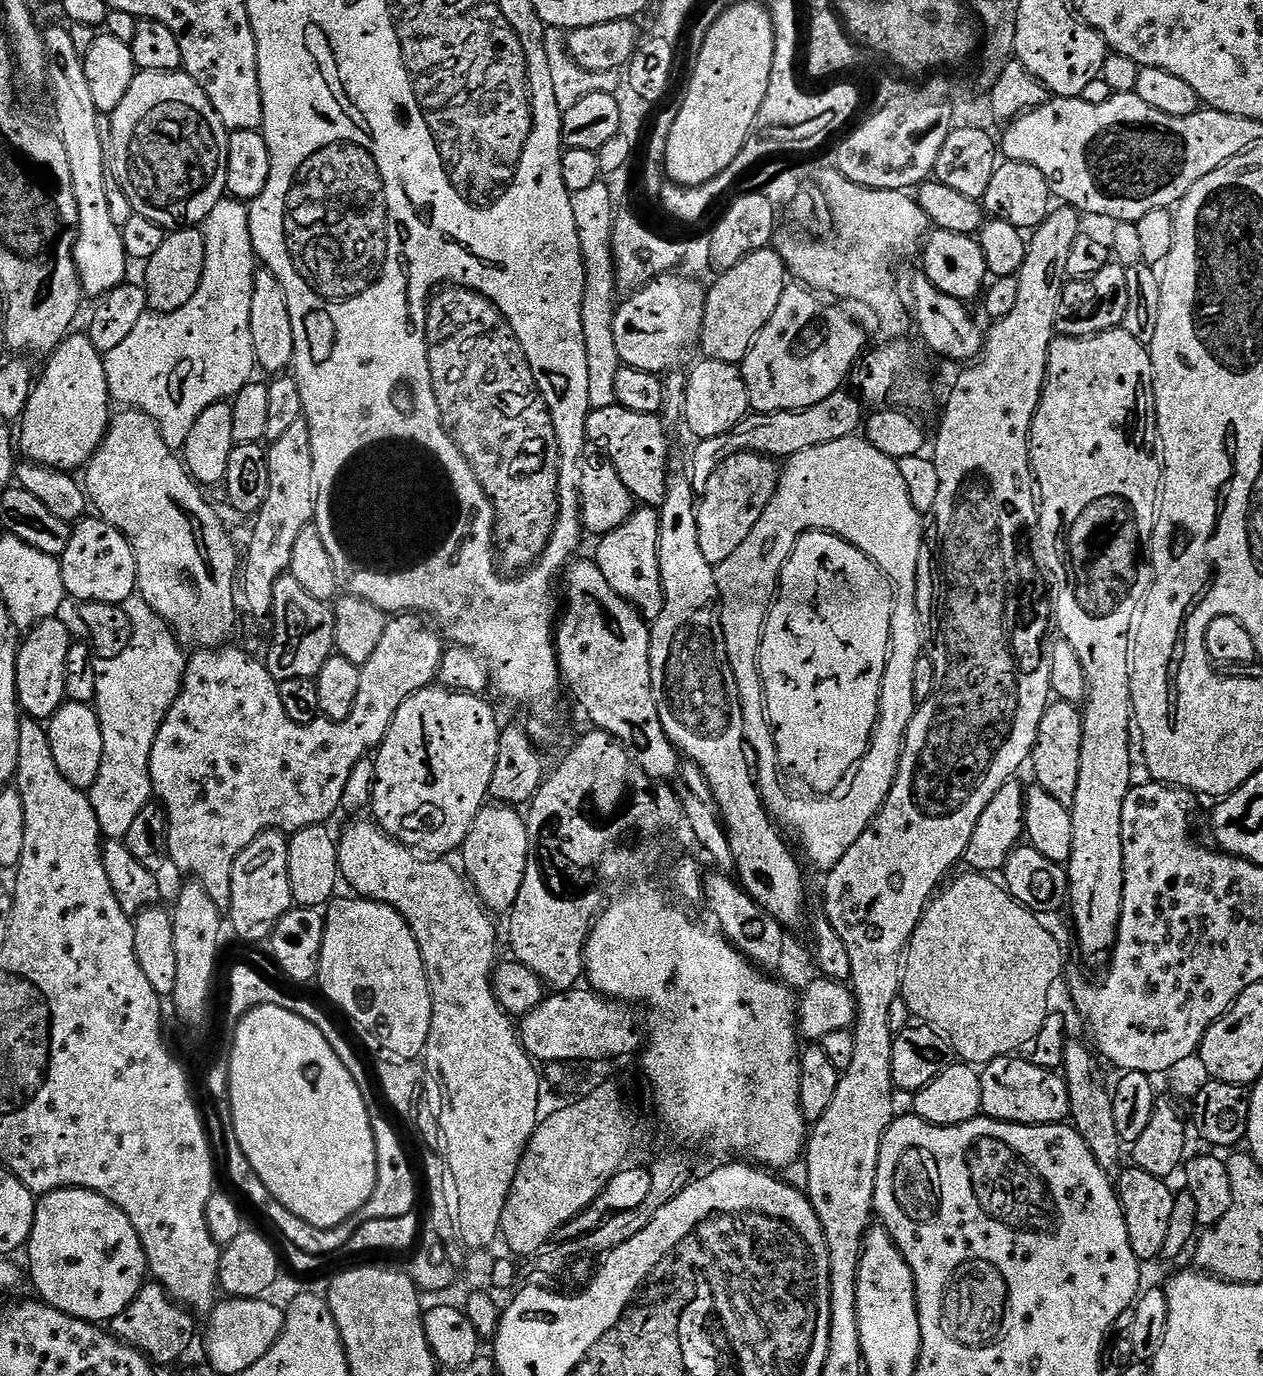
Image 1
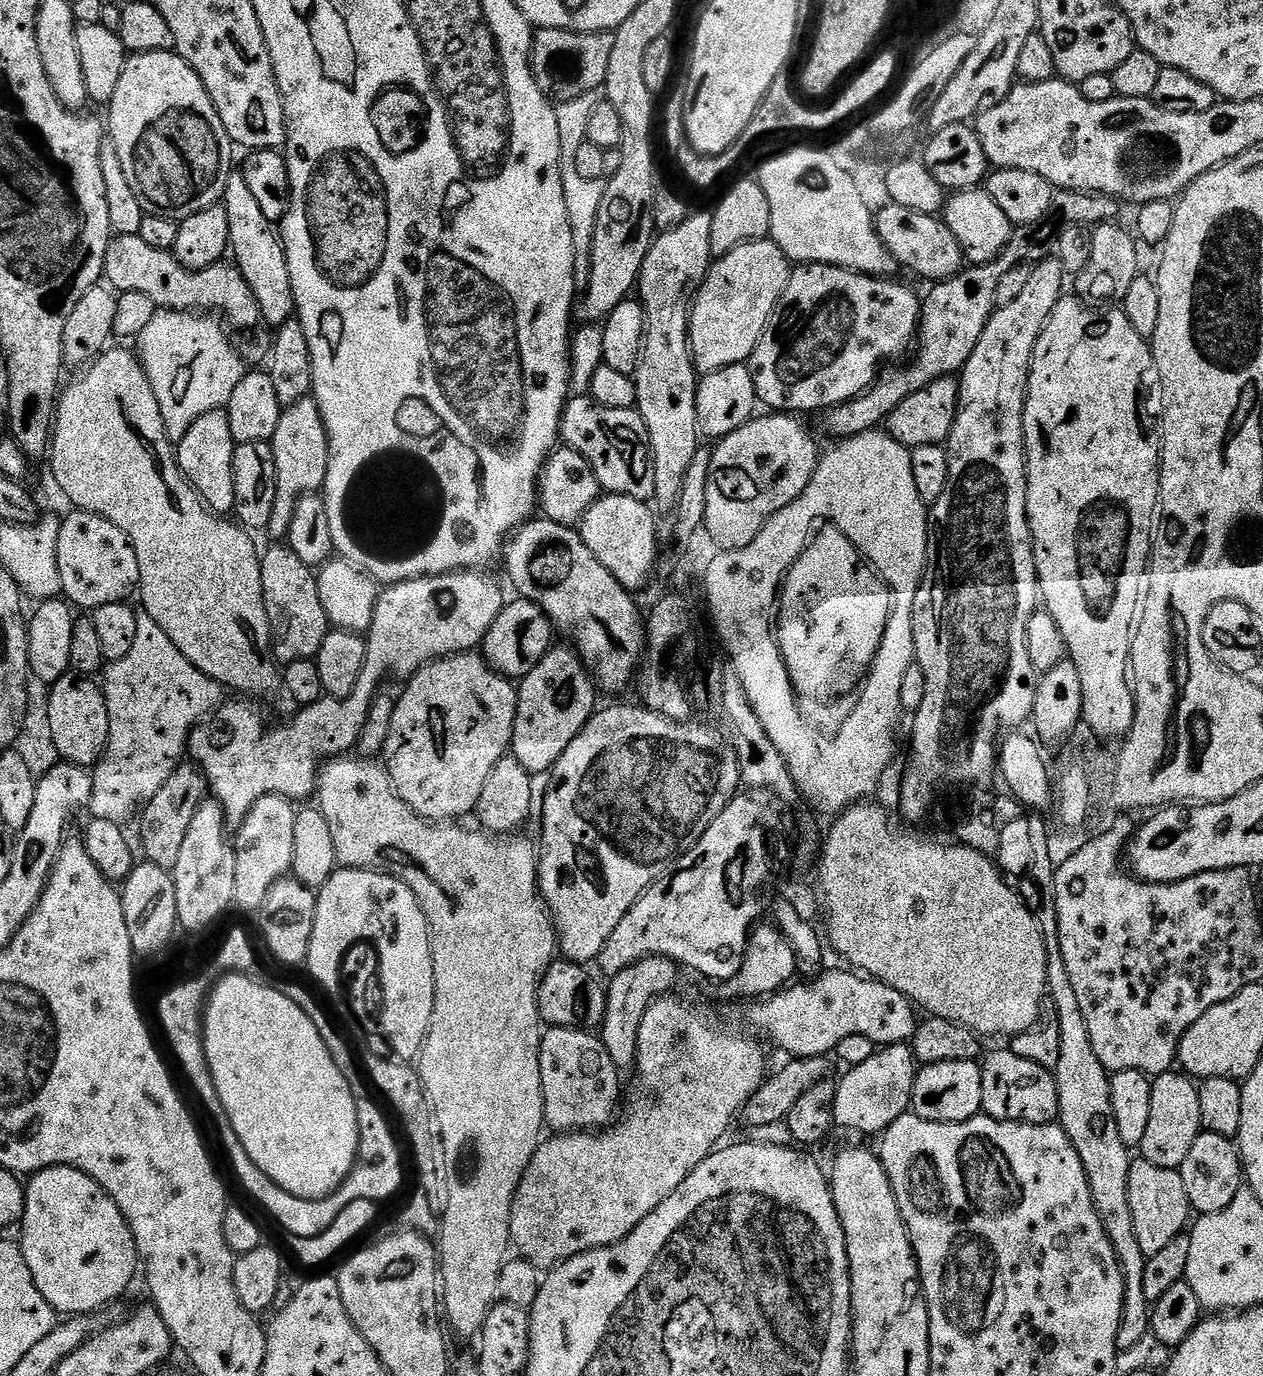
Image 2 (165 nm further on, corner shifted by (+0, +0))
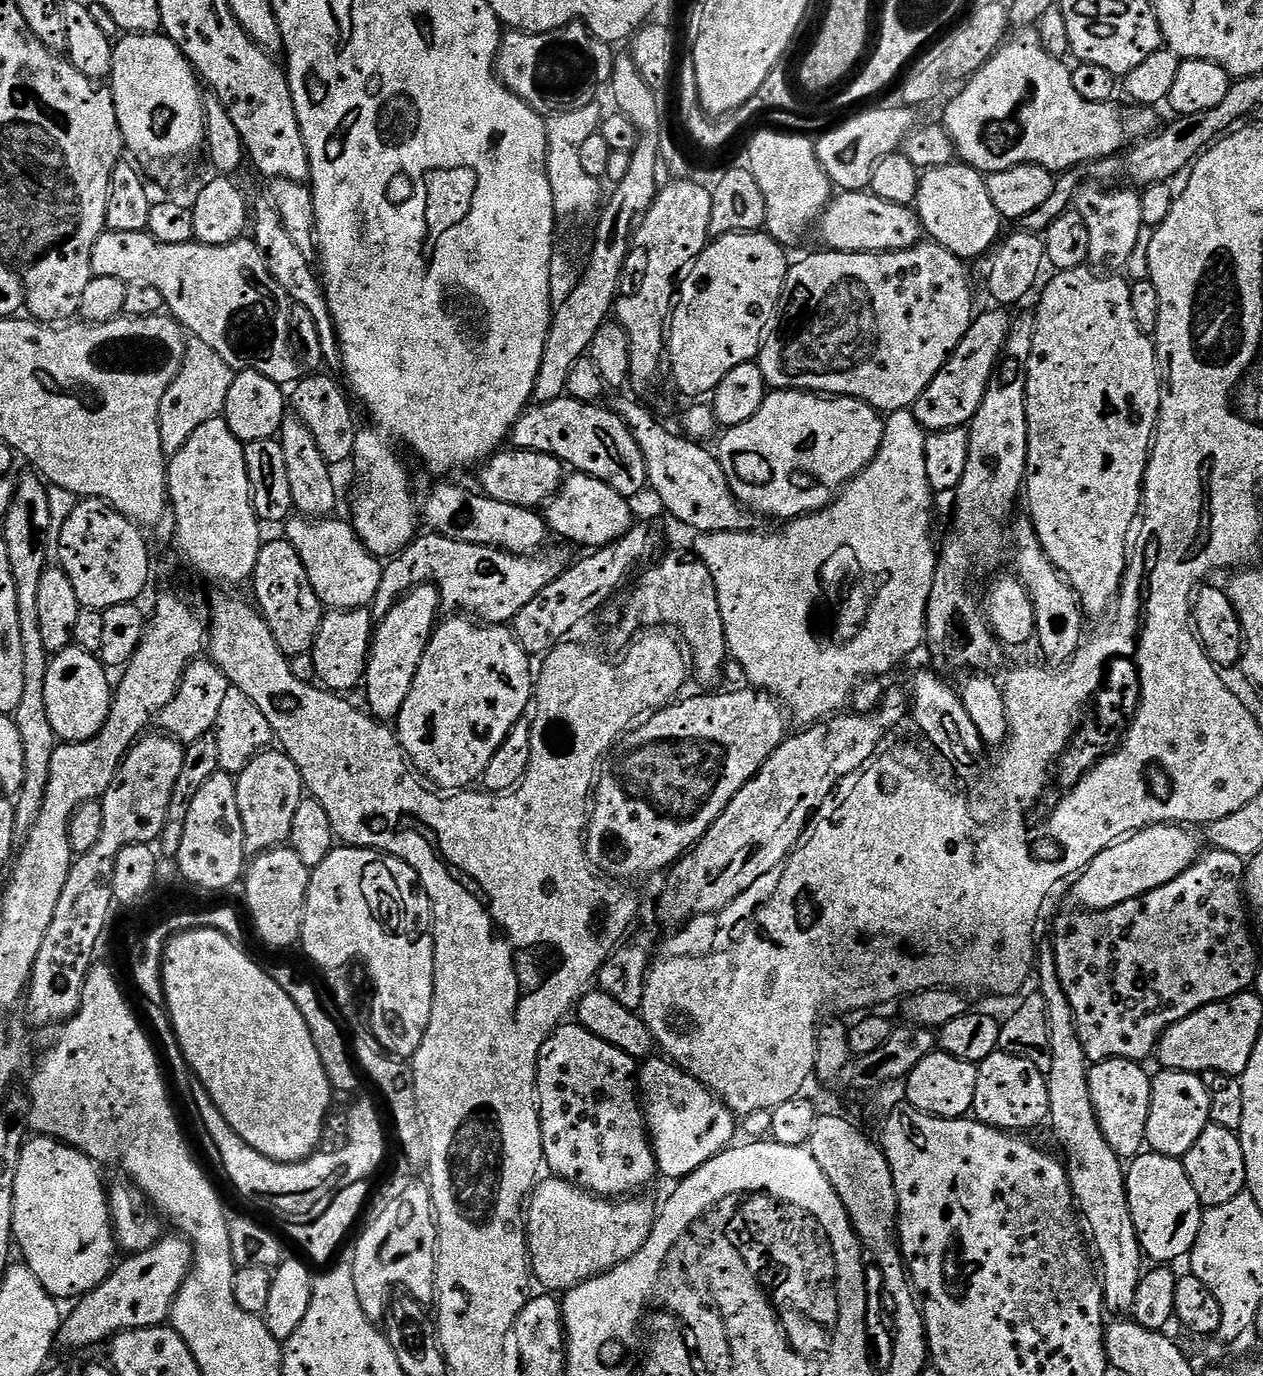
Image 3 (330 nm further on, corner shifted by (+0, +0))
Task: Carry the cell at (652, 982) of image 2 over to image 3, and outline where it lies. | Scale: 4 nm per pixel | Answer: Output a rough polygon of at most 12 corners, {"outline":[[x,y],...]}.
{"outline":[[662,1056],[637,1085],[657,1171],[678,1182],[735,1140],[735,1113]]}

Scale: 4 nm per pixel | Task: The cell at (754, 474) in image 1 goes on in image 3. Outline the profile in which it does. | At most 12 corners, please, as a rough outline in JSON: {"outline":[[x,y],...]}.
{"outline":[[772,390],[719,437],[730,490],[787,522],[882,446],[853,396]]}

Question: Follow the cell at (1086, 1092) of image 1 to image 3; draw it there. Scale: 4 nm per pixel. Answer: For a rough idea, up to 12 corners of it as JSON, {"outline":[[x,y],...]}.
{"outline":[[1039,945],[1050,1050],[1048,1120],[1109,1309],[1146,1271],[1126,1164],[1106,1142],[1076,1015]]}

